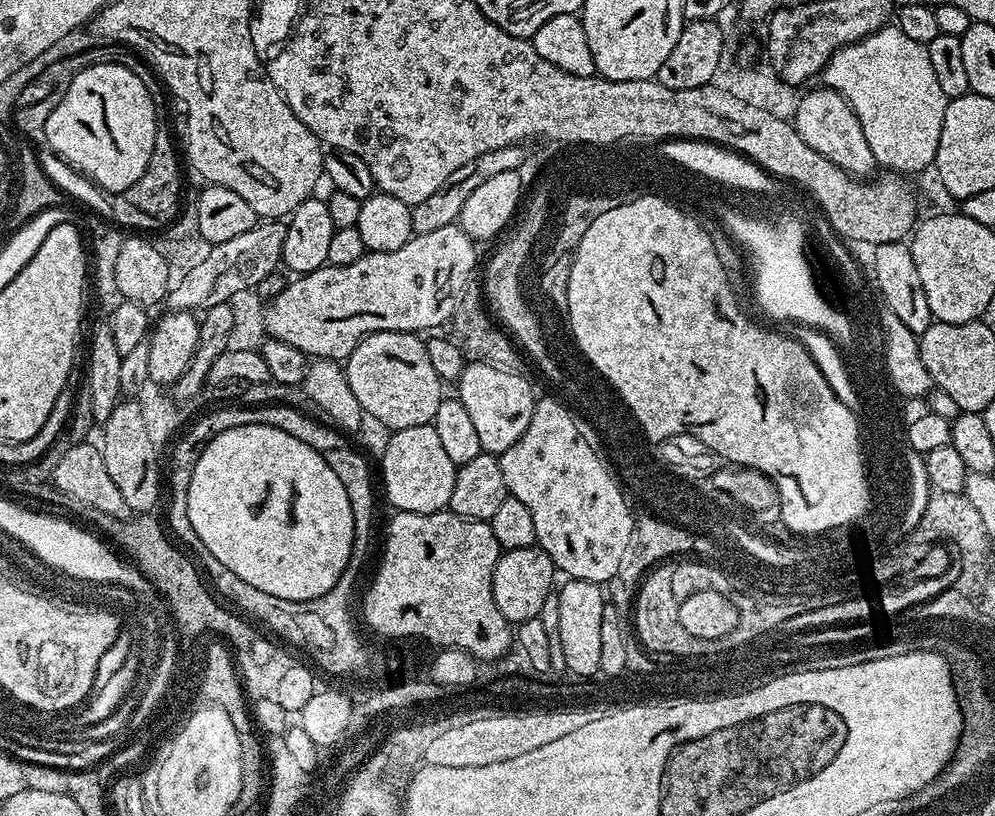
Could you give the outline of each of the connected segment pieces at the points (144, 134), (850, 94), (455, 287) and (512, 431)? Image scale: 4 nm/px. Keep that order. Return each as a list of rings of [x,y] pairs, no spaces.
[[[122,65],[90,66],[82,70],[46,120],[47,147],[104,191],[123,194],[146,170],[154,150],[156,111],[142,78]]]
[[[898,26],[879,28],[877,32],[856,44],[837,48],[824,65],[822,80],[827,87],[841,92],[847,98],[881,169],[897,174],[919,174],[924,168],[935,165],[936,151],[942,138],[942,118],[949,97],[944,96],[942,86],[938,86],[938,77],[930,66],[930,54],[925,45],[914,42],[914,38],[906,38],[906,34],[902,34]]]
[[[450,223],[442,226],[440,229],[430,230],[429,233],[420,232],[413,235],[412,239],[406,242],[406,246],[402,246],[398,250],[390,250],[389,252],[365,251],[364,256],[358,258],[358,262],[350,262],[341,268],[325,266],[313,272],[303,273],[299,278],[293,279],[296,280],[293,284],[292,281],[285,283],[283,291],[271,300],[269,308],[272,309],[264,316],[264,328],[268,331],[267,335],[271,339],[288,343],[289,346],[297,348],[297,350],[304,353],[308,358],[323,358],[333,362],[347,361],[350,353],[356,349],[356,345],[365,336],[370,336],[374,332],[414,332],[424,334],[427,328],[436,328],[439,324],[447,325],[451,321],[454,314],[454,306],[458,302],[461,290],[463,290],[465,284],[473,279],[472,271],[476,268],[476,248],[477,245],[474,241],[459,226],[455,223]]]
[[[480,360],[464,364],[458,379],[458,398],[470,413],[479,444],[485,453],[498,456],[509,449],[529,426],[537,397],[526,377],[523,373],[510,374],[509,371],[498,370]]]

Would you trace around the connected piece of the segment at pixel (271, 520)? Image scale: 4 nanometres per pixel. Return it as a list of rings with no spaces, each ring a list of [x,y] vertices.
[[[243,424],[234,426],[214,439],[208,441],[200,449],[200,456],[196,459],[194,478],[192,480],[192,526],[194,533],[202,538],[206,548],[216,551],[218,562],[232,564],[231,569],[238,578],[250,582],[258,590],[266,590],[267,594],[283,600],[306,600],[318,598],[326,594],[336,582],[345,575],[343,572],[348,568],[348,559],[352,556],[352,543],[356,540],[358,529],[356,519],[350,510],[350,498],[346,498],[346,486],[338,479],[338,474],[330,470],[323,455],[309,441],[301,440],[299,436],[290,434],[286,430],[278,430],[274,426],[262,426],[261,424]]]

